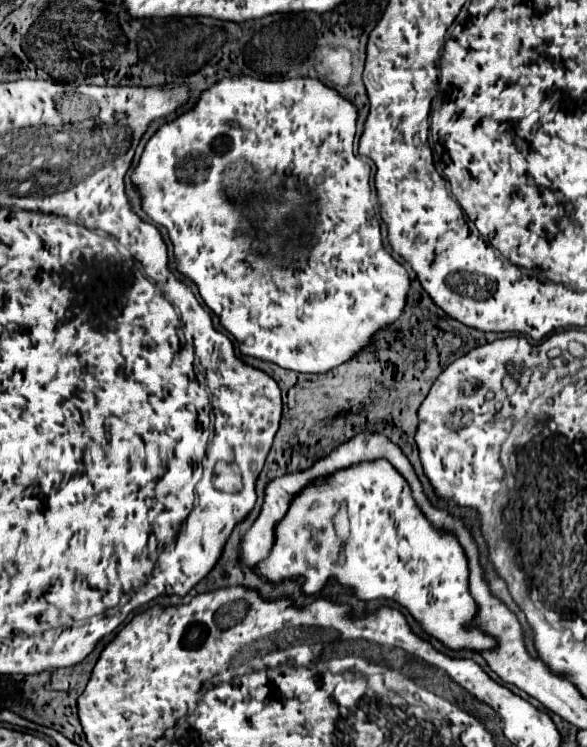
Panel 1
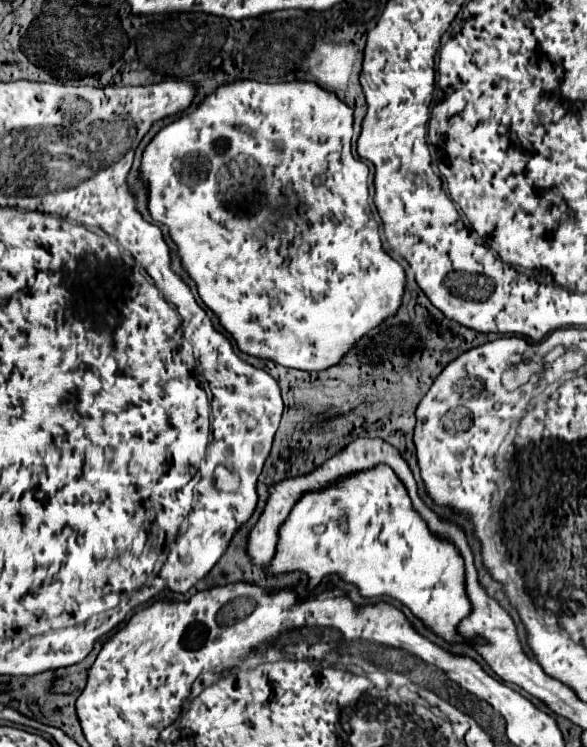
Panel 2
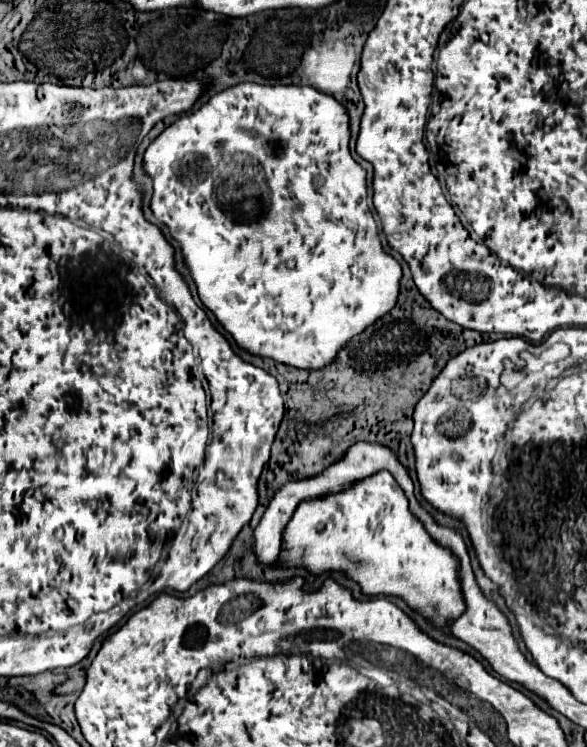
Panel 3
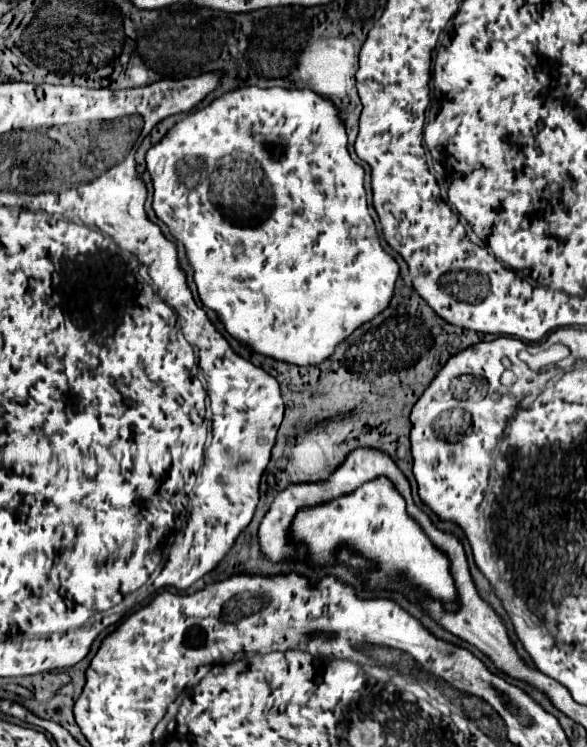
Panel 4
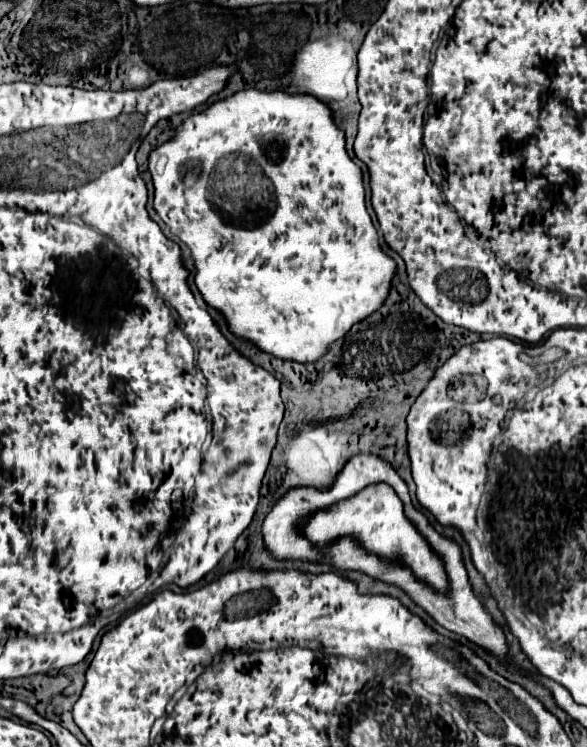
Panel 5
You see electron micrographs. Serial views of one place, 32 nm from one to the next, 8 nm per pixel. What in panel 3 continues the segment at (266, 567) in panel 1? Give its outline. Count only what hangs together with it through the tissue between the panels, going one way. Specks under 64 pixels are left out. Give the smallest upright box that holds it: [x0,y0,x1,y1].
[278,470,466,634]

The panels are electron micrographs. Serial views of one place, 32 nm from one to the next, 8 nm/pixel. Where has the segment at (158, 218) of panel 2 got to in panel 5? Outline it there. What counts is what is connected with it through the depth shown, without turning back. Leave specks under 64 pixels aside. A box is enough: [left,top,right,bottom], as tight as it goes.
[148,88,396,362]

